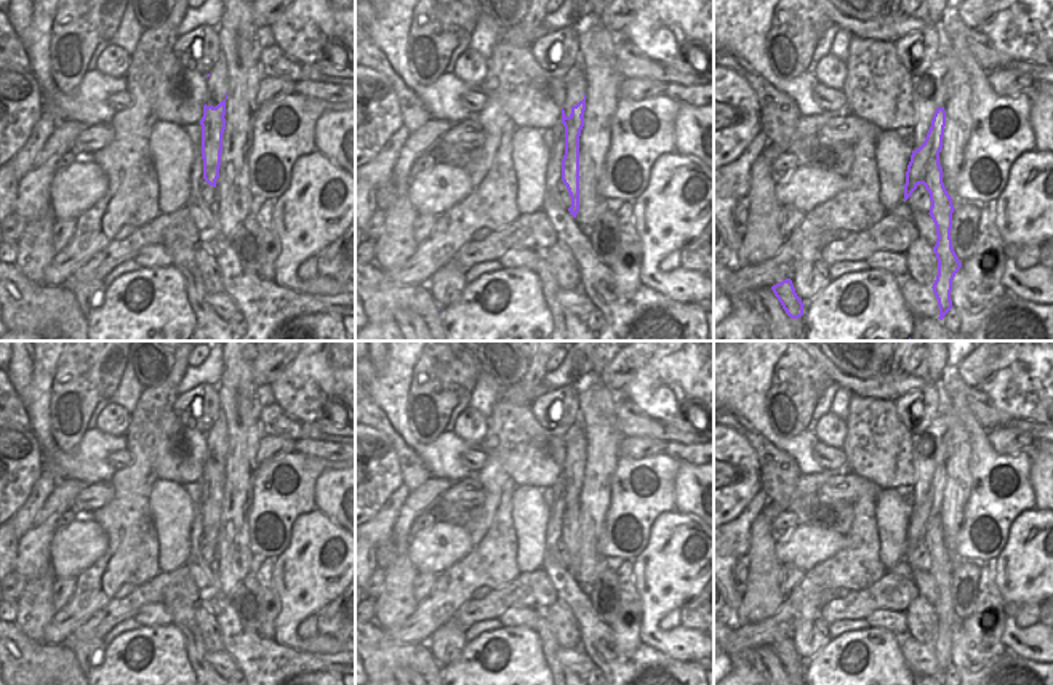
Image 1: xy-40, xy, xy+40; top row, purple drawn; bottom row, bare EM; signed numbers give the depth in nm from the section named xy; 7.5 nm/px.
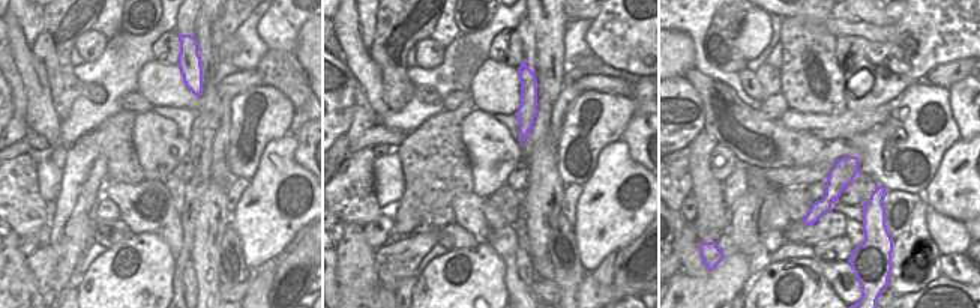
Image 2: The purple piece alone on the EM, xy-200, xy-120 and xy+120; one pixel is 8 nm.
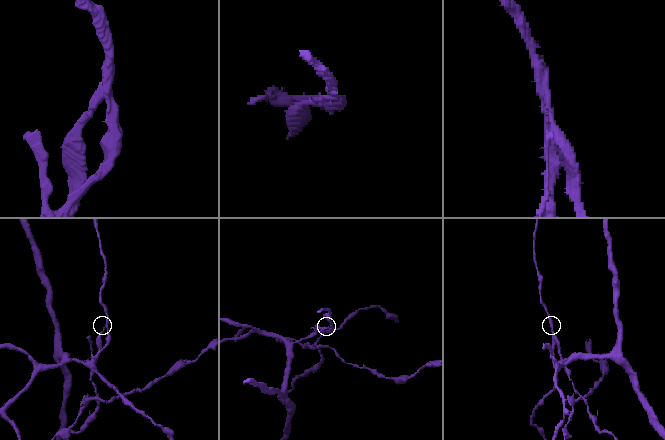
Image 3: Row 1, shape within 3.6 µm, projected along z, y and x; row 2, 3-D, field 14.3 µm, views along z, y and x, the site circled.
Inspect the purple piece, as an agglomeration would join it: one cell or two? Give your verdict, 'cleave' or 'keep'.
cleave

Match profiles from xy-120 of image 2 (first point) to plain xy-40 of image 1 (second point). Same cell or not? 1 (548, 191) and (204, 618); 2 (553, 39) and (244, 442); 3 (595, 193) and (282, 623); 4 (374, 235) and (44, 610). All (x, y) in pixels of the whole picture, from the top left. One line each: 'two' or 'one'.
1: two
2: one
3: one
4: two

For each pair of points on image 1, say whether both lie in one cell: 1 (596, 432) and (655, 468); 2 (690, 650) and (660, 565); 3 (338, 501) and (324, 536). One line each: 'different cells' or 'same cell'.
1: different cells
2: same cell
3: different cells

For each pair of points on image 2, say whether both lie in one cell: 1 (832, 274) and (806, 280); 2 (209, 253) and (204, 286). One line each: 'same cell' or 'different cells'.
1: different cells
2: same cell

